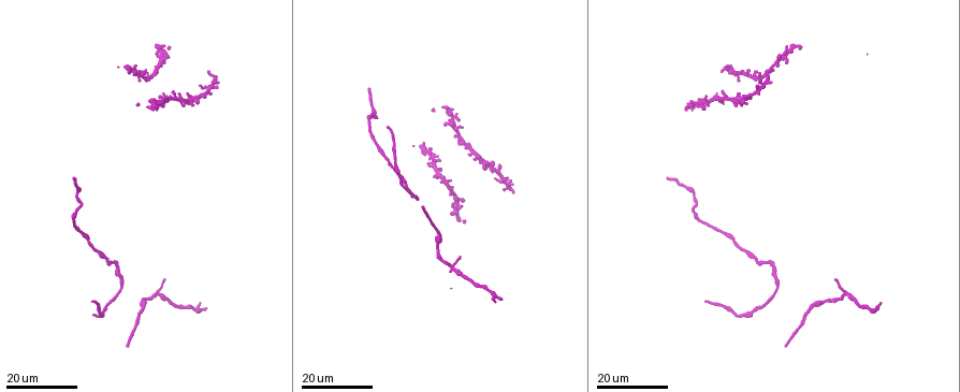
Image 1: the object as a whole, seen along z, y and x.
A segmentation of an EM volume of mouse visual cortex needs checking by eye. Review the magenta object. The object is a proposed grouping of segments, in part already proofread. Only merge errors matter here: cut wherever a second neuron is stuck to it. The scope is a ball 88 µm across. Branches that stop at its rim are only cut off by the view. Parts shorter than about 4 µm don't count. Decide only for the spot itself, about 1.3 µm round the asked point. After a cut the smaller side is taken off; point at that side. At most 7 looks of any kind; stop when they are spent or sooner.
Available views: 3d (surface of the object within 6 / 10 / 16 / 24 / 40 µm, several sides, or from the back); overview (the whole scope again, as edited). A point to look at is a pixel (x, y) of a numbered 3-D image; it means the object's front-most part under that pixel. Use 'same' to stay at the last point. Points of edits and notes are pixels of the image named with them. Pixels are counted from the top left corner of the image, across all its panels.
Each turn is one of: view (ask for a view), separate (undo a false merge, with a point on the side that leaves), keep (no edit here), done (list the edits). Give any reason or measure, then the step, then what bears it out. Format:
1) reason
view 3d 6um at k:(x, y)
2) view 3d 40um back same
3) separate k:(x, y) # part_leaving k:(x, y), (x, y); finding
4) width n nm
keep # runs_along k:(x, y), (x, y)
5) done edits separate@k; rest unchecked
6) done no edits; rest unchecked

four or more arms meet
view 3d 16um at 1:(715, 98)

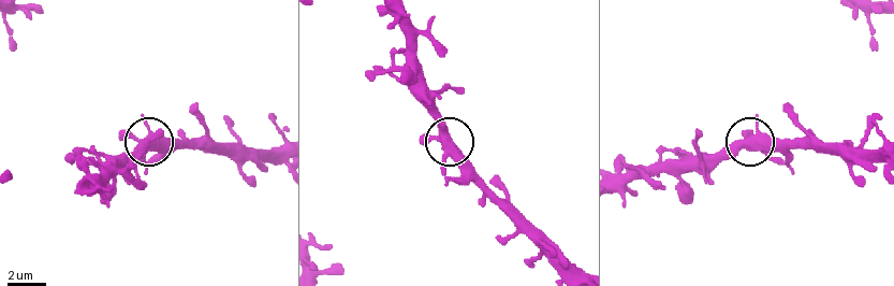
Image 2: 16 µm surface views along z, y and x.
view 3d 10um at 2:(441, 139)

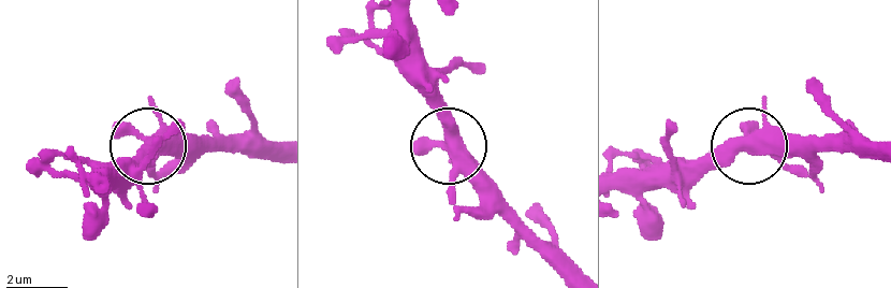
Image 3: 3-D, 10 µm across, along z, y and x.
width 410 nm
keep # all the same neuron

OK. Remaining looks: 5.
sudden change in width
view 3d 24um at 1:(491, 169)

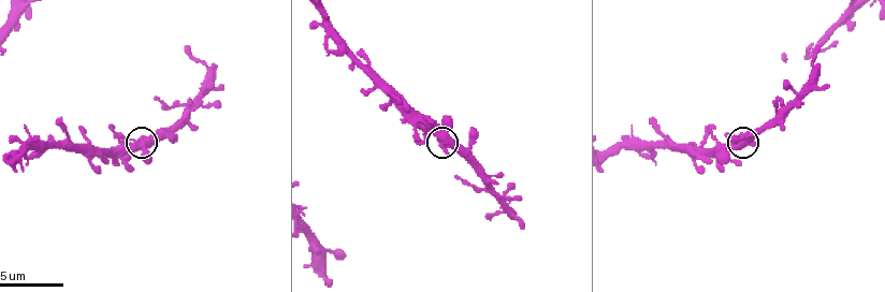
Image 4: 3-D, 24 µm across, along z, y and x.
view 3d 10um at 4:(151, 141)

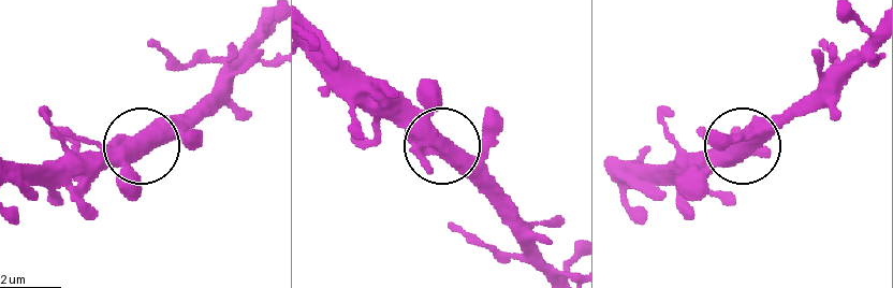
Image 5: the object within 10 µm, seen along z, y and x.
keep # runs_along 5:(610, 163), (725, 160), (763, 140), (807, 97); all the same neuron

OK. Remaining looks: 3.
view 3d 24um at 1:(804, 314)

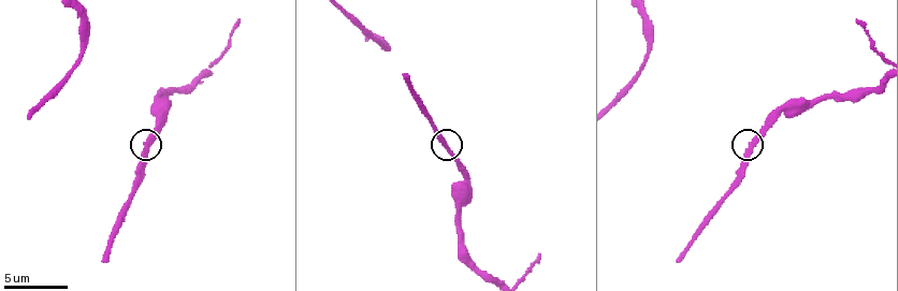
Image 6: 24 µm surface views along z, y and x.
view 3d 6um at 6:(749, 151)

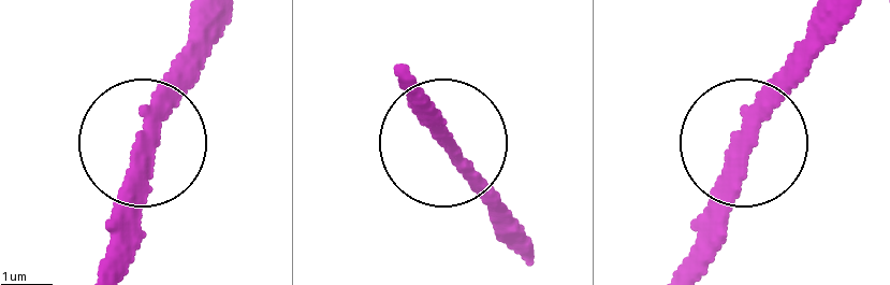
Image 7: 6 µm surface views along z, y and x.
keep # continuous, no second neuron

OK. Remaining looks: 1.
small branch off a trunk
view 3d 6um at 6:(209, 65)

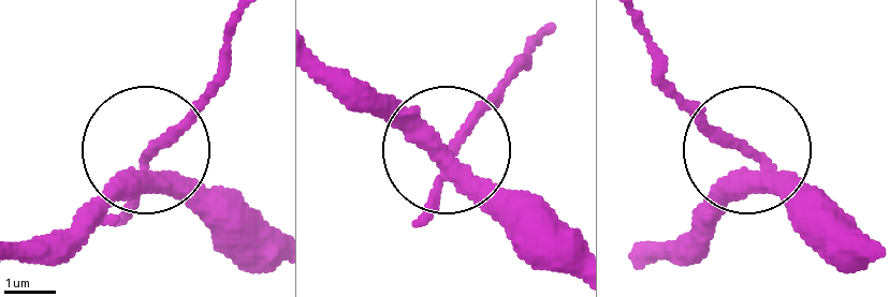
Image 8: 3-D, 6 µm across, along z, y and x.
side_arm 5 um; arms 4
separate 8:(169, 134) # two neurons meet here

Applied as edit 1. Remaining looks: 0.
done edits separate@8; rest unchecked

